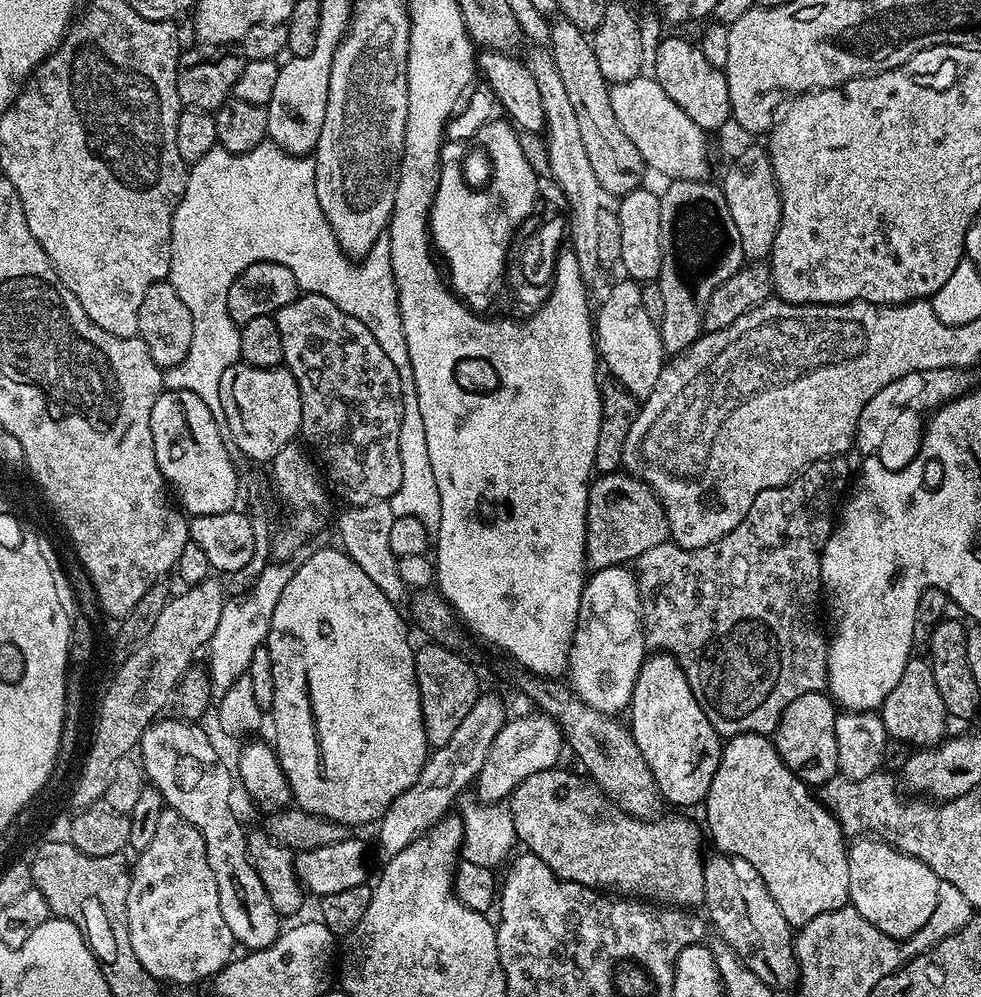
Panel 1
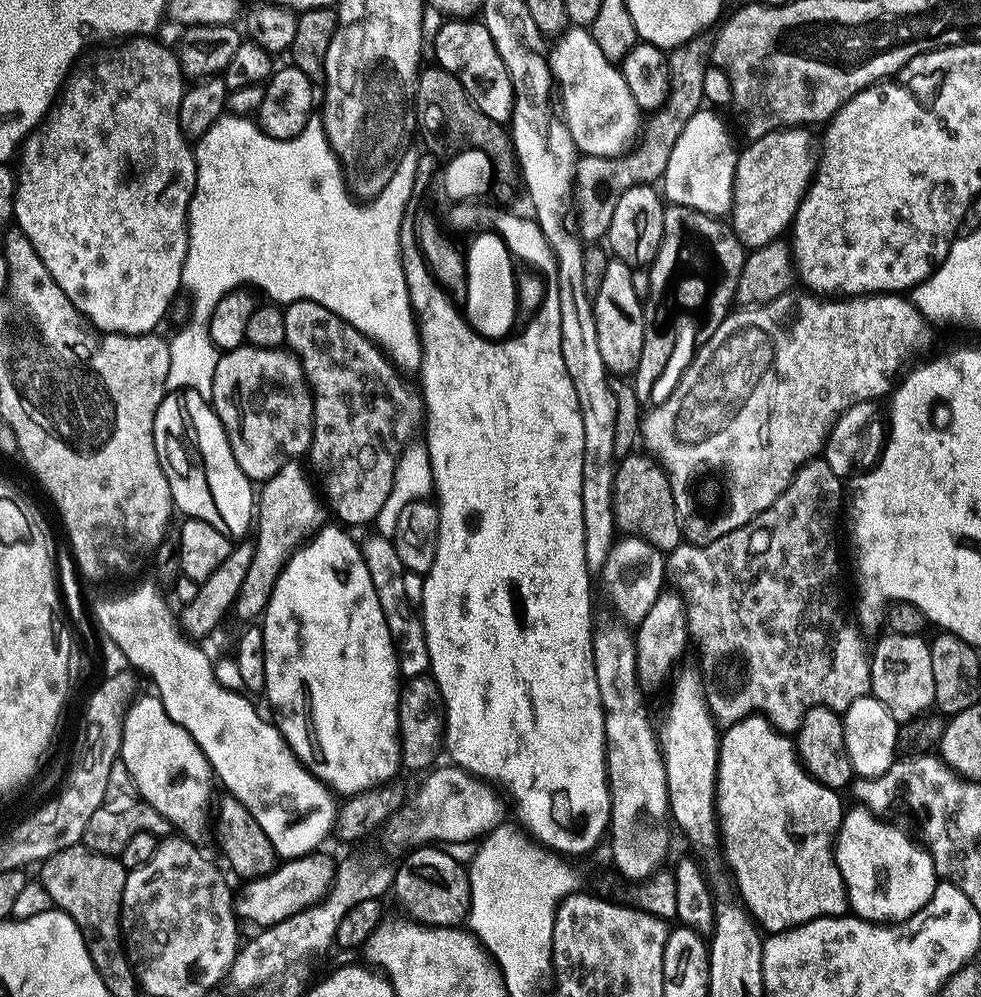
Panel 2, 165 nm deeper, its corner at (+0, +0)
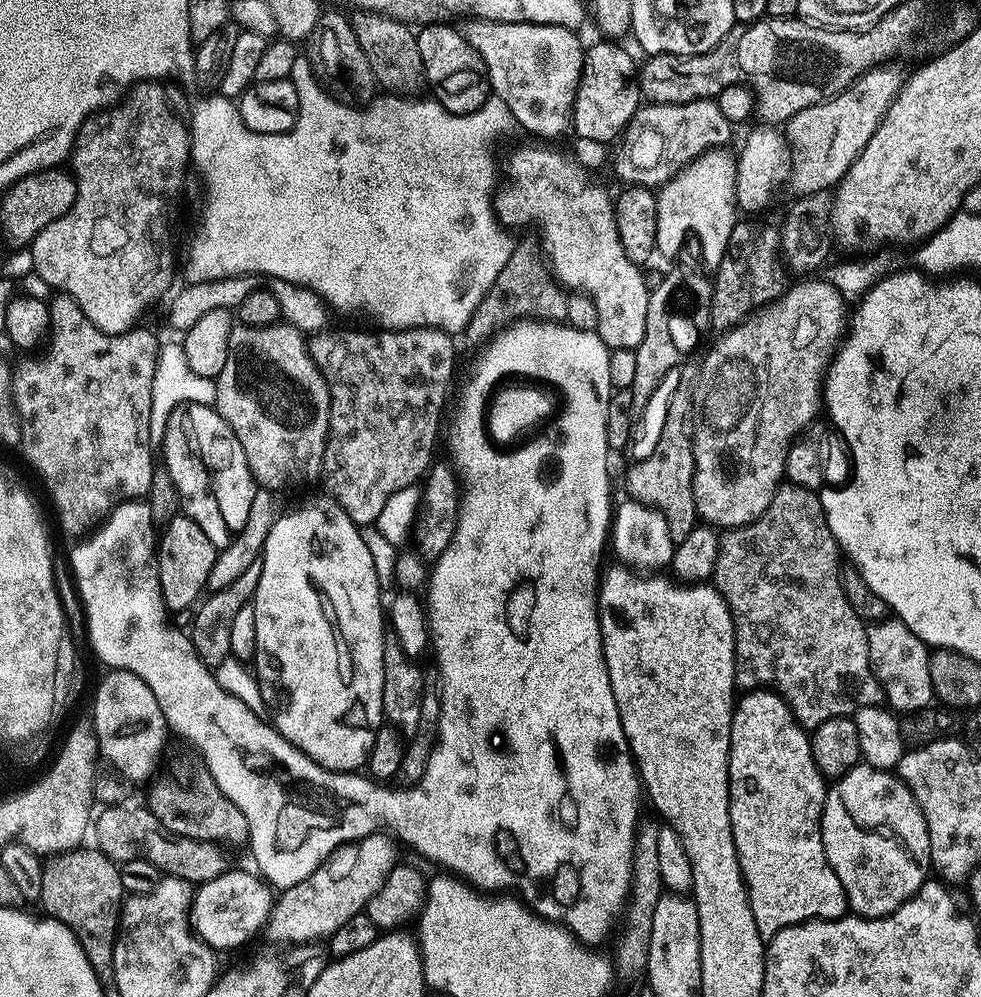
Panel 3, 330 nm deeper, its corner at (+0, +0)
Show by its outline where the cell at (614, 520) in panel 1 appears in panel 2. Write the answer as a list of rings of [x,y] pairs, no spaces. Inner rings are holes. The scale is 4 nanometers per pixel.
[[[629,454],[617,463],[614,482],[614,518],[624,536],[637,536],[665,554],[682,542],[680,519],[676,513],[670,478],[663,465],[651,454]]]

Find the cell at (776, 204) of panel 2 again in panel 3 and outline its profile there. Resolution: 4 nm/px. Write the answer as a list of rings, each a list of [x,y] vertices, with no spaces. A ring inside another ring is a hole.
[[[881,66],[863,72],[845,92],[798,110],[789,118],[786,144],[790,149],[790,176],[792,172],[792,188],[796,194],[828,192],[848,173],[874,130],[884,121],[892,100],[900,93],[902,76],[890,69]]]

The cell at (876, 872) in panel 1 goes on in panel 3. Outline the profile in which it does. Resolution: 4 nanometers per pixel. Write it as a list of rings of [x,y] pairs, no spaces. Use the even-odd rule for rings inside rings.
[[[861,762],[849,770],[847,774],[841,776],[827,789],[824,798],[824,813],[820,819],[820,829],[822,830],[822,846],[826,850],[826,858],[832,869],[838,874],[838,882],[842,882],[842,890],[848,899],[849,909],[857,916],[869,918],[889,916],[894,910],[901,908],[924,885],[924,881],[929,879],[932,855],[930,854],[930,834],[926,826],[926,818],[922,814],[920,803],[914,798],[914,794],[904,785],[899,775],[893,774],[891,771],[883,768],[872,768],[869,764]]]

